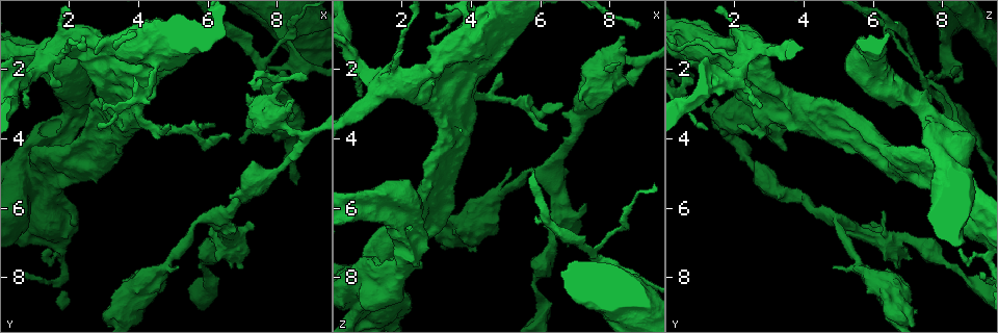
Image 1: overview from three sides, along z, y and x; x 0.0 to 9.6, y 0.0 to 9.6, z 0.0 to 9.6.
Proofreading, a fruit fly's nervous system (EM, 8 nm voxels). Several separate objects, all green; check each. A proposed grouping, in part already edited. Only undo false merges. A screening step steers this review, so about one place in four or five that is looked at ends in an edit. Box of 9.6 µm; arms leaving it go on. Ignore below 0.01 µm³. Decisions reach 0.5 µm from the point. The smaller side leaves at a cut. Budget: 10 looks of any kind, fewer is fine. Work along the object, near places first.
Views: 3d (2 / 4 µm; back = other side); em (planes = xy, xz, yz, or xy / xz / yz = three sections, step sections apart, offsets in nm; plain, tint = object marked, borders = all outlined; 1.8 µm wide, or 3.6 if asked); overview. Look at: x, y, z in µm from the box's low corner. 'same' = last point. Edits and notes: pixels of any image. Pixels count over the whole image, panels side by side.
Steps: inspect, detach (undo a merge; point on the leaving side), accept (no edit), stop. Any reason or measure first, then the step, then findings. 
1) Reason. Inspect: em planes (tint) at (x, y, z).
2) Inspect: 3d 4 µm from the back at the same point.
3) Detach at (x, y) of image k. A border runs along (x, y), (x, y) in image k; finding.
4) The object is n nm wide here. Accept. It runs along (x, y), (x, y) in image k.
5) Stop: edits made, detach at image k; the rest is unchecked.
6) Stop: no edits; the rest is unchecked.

Sudden change in width. Inspect: em 3.6 µm xy step 16 (tint) at (0.60, 5.70, 8.60).

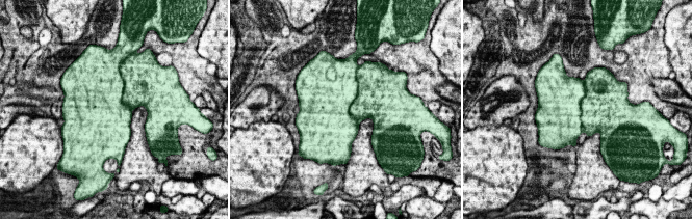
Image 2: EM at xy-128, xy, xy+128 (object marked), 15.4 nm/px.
Cut it another way. Inspect: em 3.6 µm xz step 8 (tint) at the same point.

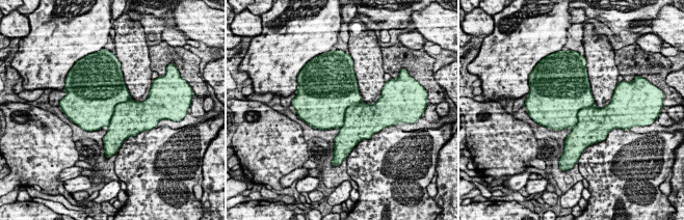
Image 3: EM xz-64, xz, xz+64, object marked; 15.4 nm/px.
Detach at (99, 105) of image 3. A border runs along (130, 99), (115, 106), (108, 127) in image 3; two cells meet here.

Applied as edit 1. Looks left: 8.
Inspect: overview.

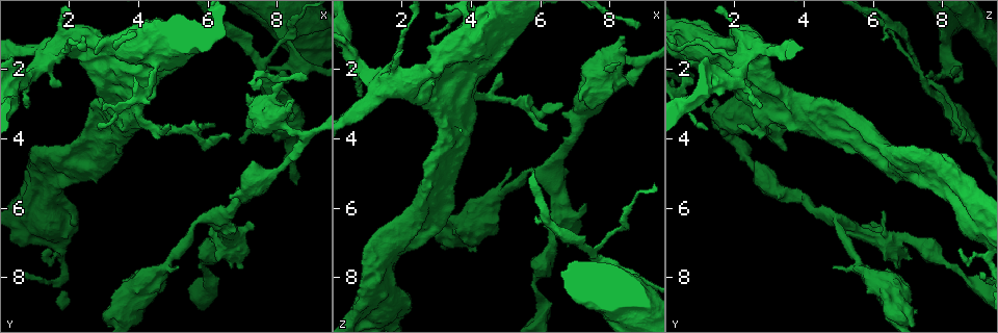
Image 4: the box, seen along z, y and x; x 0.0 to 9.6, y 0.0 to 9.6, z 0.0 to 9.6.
Thick turns thin. Inspect: em 3.6 µm planes (tint) at (8.20, 0.70, 8.10).

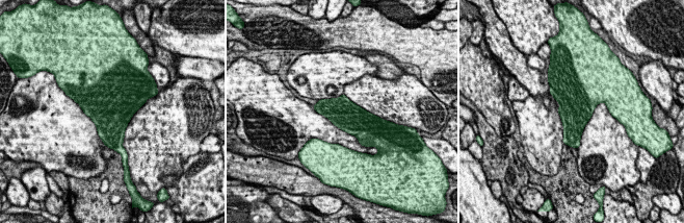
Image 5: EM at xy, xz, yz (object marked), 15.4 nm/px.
Accept. Continuous, no second cell.

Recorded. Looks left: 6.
Four arms meet. Inspect: 3d 4 µm at (8.00, 2.35, 7.50).

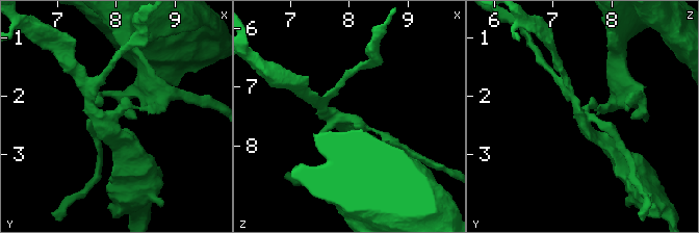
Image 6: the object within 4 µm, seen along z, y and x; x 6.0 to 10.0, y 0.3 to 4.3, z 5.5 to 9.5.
4 arms meet here; need the tissue. Inspect: em planes (tint) at (8.00, 2.35, 7.55).

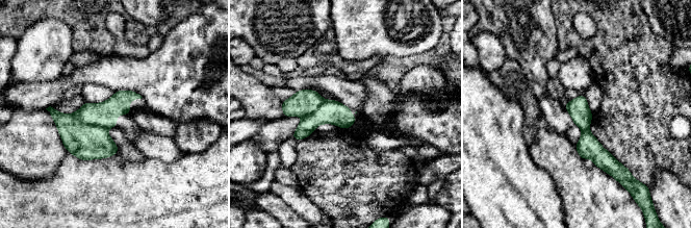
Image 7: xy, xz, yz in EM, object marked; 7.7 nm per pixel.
The object is 160 nm wide here. Detach at (86, 142) of image 7. A border runs along (74, 112), (83, 122), (105, 128) in image 7; a second cell is stuck on.

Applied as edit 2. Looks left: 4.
Sudden change in width. Inspect: 3d 4 µm at (6.55, 6.90, 6.20).

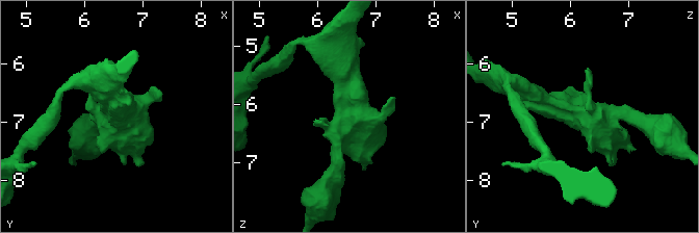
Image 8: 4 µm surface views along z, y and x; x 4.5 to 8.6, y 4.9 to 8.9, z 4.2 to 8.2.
Shape alone is not enough. Inspect: em 3.6 µm planes (tint) at (6.60, 6.85, 6.20).

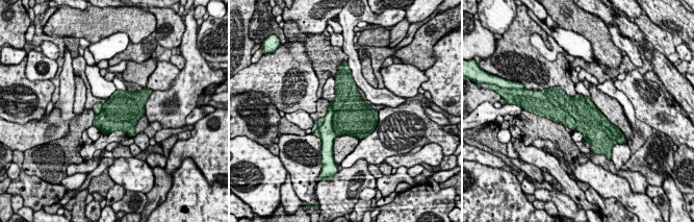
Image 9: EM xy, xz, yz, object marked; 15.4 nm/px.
Detach at (346, 119) of image 9. A border runs along (332, 101), (332, 129), (336, 136) in image 9; two cells meet here.

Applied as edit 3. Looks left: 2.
Stop: edits made, detach at image 3, detach at image 7, detach at image 9; the rest is unchecked.

